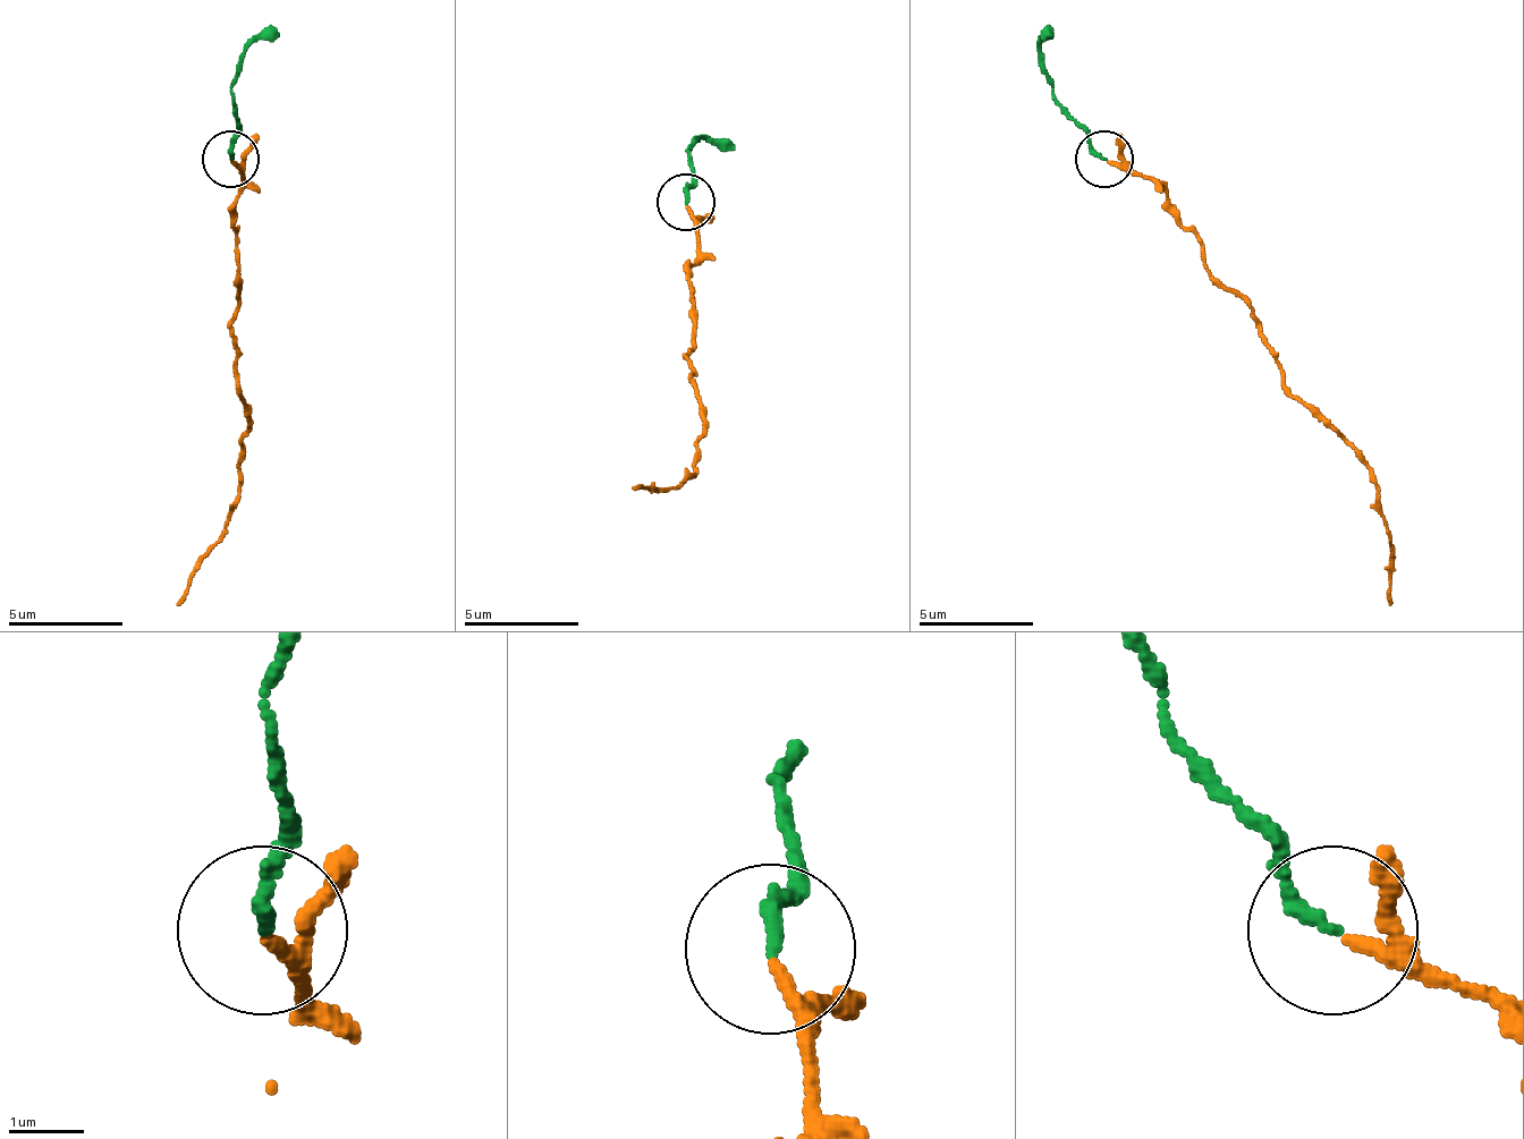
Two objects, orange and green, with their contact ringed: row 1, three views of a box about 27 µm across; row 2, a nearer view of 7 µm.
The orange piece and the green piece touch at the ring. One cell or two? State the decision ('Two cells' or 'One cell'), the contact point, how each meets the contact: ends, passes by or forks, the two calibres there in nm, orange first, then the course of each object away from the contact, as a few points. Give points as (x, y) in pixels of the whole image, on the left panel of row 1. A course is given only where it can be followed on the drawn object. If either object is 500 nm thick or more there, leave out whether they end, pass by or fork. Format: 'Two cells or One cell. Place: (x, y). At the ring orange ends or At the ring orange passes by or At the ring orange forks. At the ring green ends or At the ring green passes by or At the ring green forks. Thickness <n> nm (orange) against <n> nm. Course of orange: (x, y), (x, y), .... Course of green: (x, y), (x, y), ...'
One cell. Place: (230, 159). At the ring orange passes by. At the ring green ends. Thickness 140 nm (orange) against 200 nm. Course of orange: (229, 160), (240, 189), (235, 240), (235, 377), (246, 406), (240, 475), (223, 537), (177, 606). Course of green: (229, 160), (240, 58), (252, 45), (280, 34)

